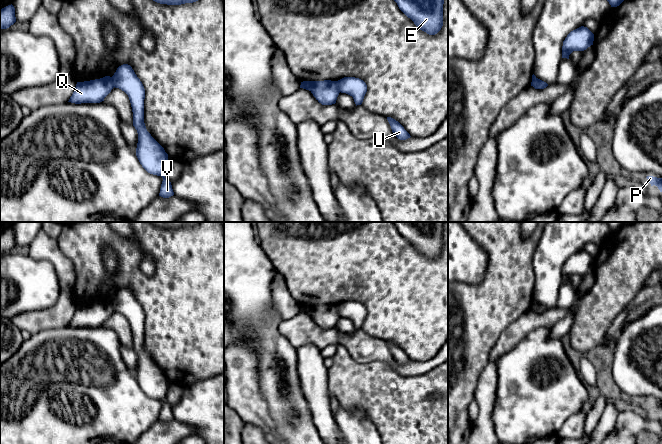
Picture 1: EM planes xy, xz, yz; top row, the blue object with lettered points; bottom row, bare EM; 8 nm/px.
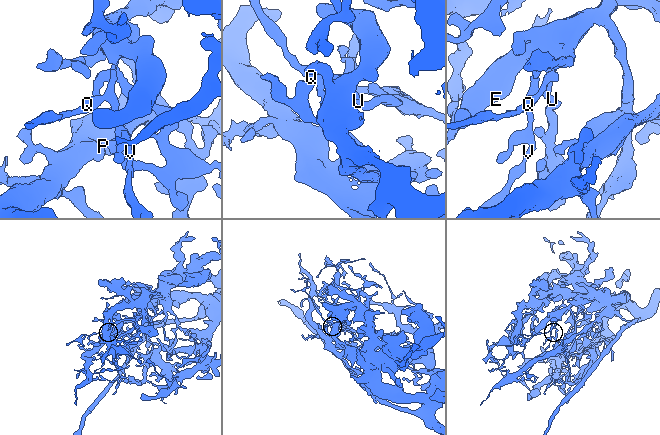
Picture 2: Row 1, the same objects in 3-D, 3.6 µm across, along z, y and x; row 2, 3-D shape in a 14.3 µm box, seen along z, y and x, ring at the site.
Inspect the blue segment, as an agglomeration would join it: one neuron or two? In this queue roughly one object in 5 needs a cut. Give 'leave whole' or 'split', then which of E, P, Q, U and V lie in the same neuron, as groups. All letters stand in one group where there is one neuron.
leave whole; groups E P Q U V

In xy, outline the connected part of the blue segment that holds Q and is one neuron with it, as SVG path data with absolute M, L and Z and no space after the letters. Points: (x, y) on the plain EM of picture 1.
M128 288L119 290L112 301L77 306L68 326L100 327L113 312L124 315L130 324L133 336L133 350L138 357L136 380L142 391L150 398L163 402L159 420L169 422L174 419L171 406L165 402L169 385L164 372L147 355L144 347L145 313L140 303Z

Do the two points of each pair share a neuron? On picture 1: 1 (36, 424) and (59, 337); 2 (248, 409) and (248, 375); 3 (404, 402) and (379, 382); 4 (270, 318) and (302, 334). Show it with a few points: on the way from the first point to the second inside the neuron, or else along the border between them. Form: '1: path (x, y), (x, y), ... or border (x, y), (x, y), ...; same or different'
1: path (46, 402), (46, 397), (57, 386), (57, 359); same
2: path (248, 401), (248, 383); same
3: path (398, 401), (385, 388); same
4: border (282, 320), (278, 331), (291, 344); different

